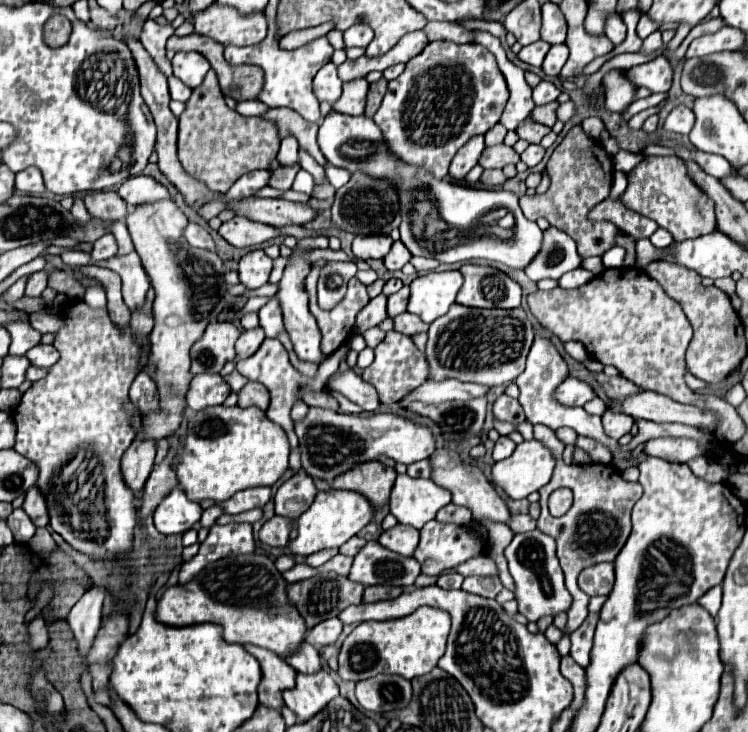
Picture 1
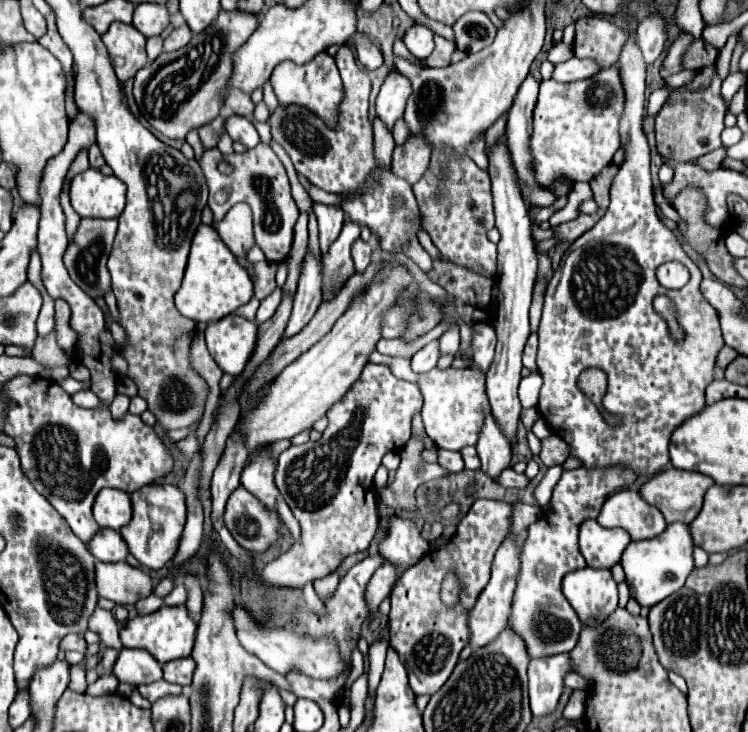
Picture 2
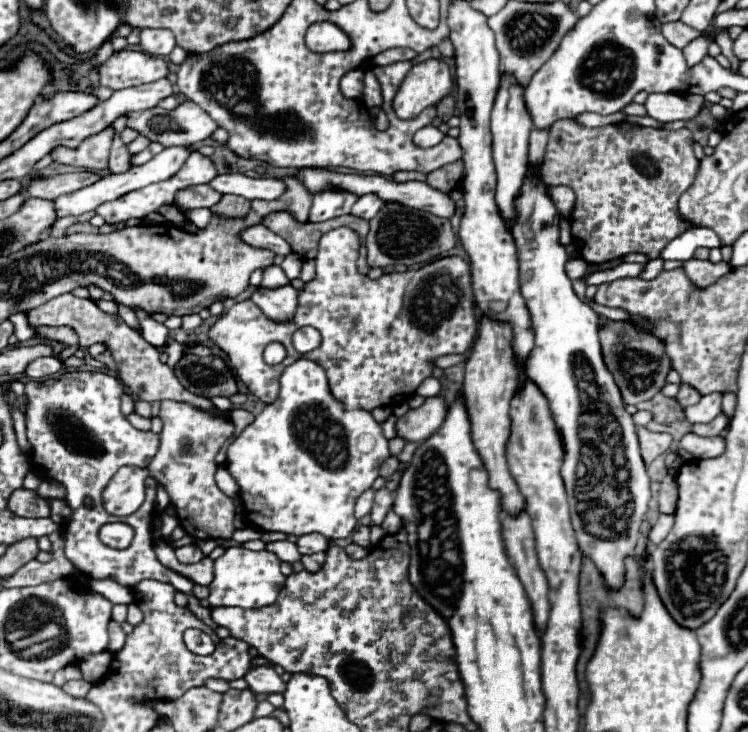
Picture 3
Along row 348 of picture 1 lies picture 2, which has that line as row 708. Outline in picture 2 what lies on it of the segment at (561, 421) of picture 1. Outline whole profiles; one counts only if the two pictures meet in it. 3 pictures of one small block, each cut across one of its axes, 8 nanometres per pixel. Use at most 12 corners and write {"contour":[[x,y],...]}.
{"contour":[[570,654],[530,660],[528,696],[534,716],[556,710]]}

